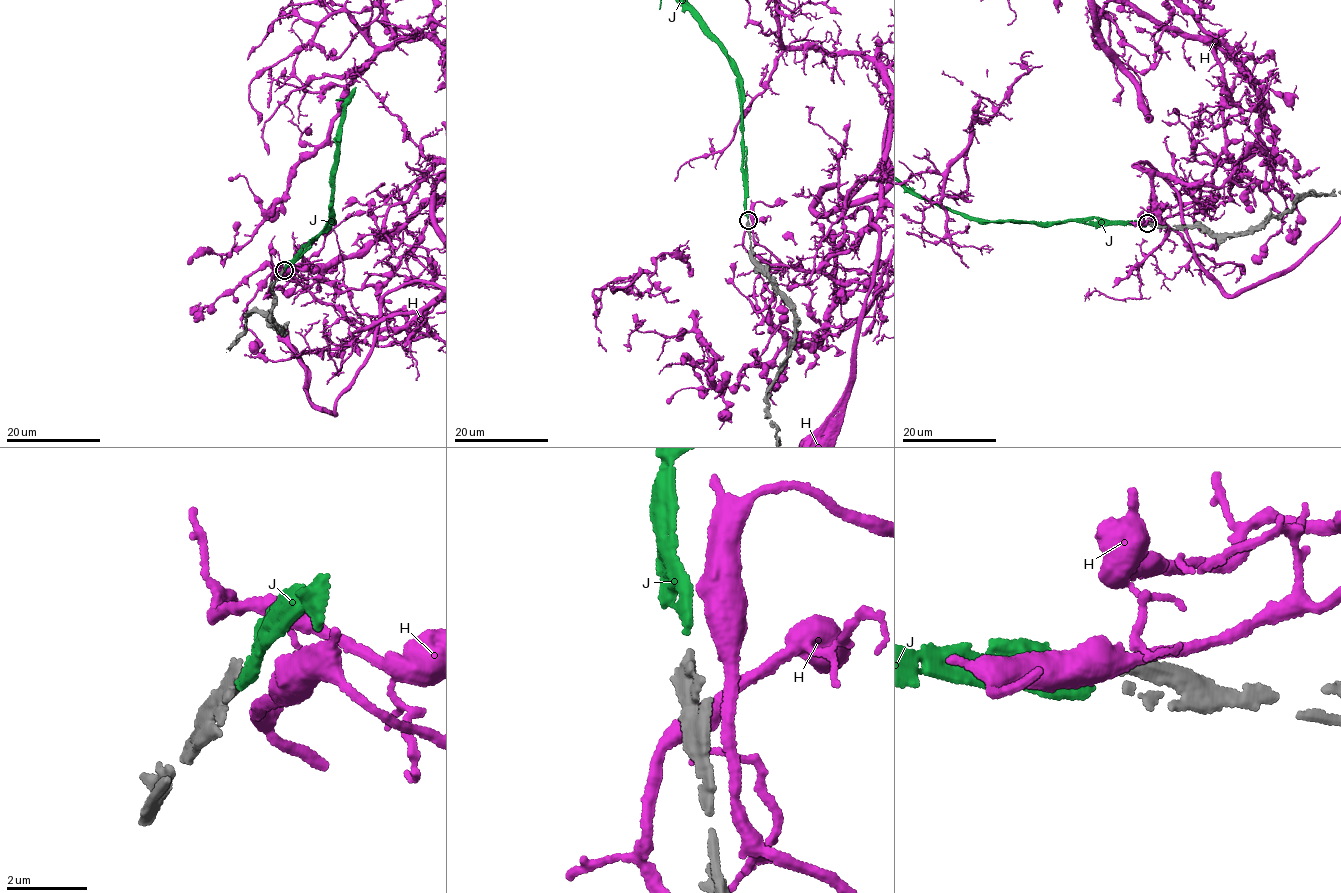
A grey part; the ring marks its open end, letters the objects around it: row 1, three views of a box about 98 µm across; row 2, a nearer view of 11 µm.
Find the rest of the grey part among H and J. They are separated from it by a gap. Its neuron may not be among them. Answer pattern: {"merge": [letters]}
{"merge": ["J"]}

